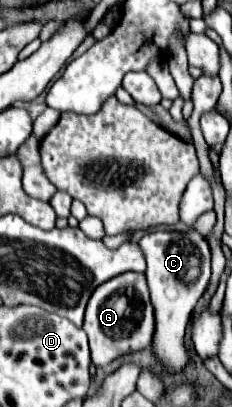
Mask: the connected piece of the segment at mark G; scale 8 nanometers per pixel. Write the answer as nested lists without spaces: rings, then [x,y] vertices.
[[[124,273],[96,287],[96,293],[92,293],[86,305],[82,329],[88,333],[88,339],[90,339],[92,363],[102,367],[124,353],[138,351],[150,345],[154,339],[154,327],[156,327],[154,307],[150,301],[144,273]]]

